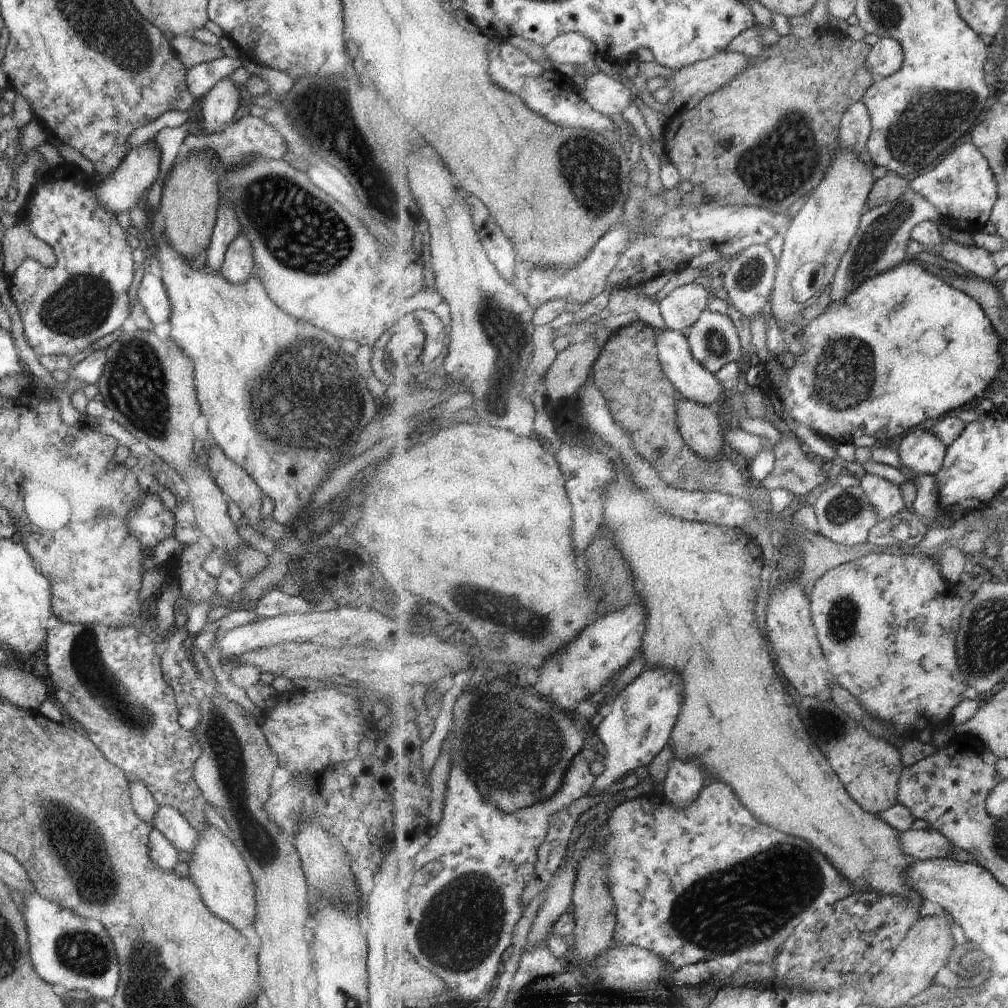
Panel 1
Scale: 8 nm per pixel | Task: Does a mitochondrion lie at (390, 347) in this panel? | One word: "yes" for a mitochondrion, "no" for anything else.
no

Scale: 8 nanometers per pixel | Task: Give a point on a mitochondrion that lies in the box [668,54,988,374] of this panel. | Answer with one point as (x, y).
(917, 132)

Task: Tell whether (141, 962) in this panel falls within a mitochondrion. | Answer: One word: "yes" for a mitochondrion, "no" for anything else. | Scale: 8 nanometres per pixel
yes

